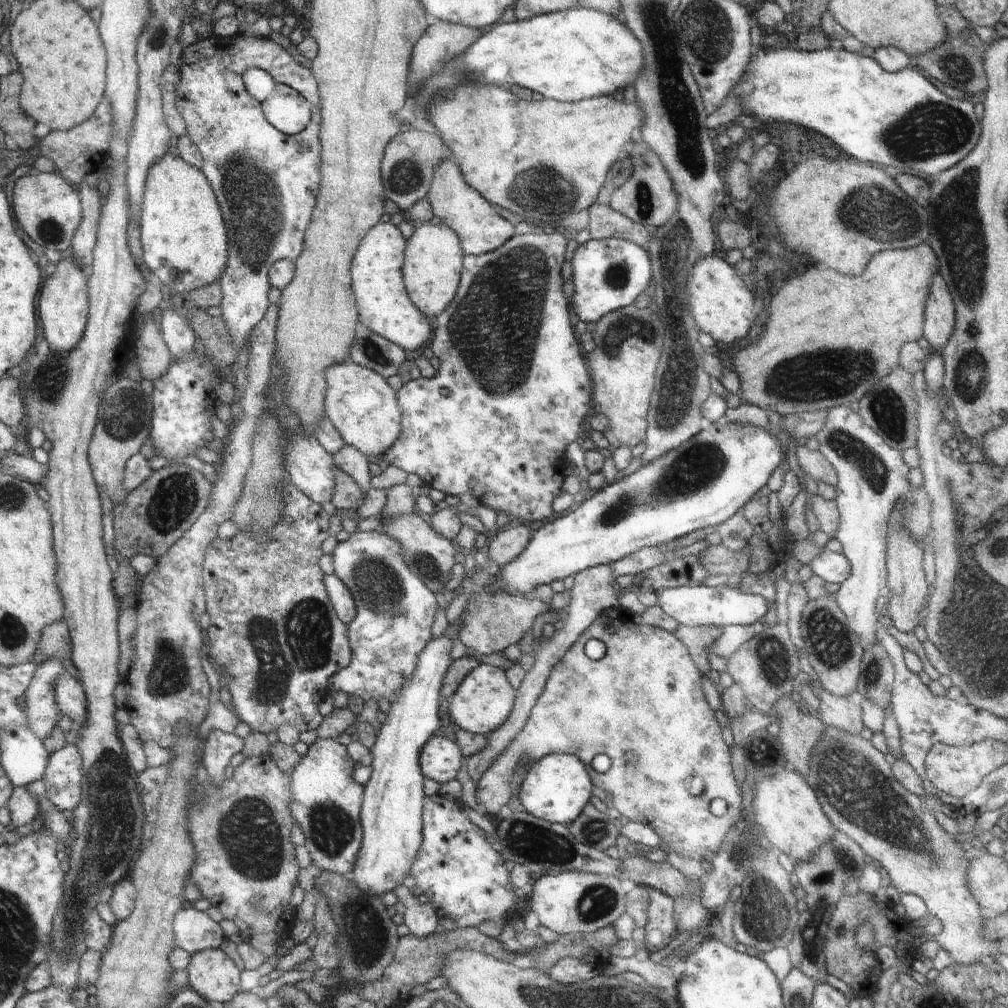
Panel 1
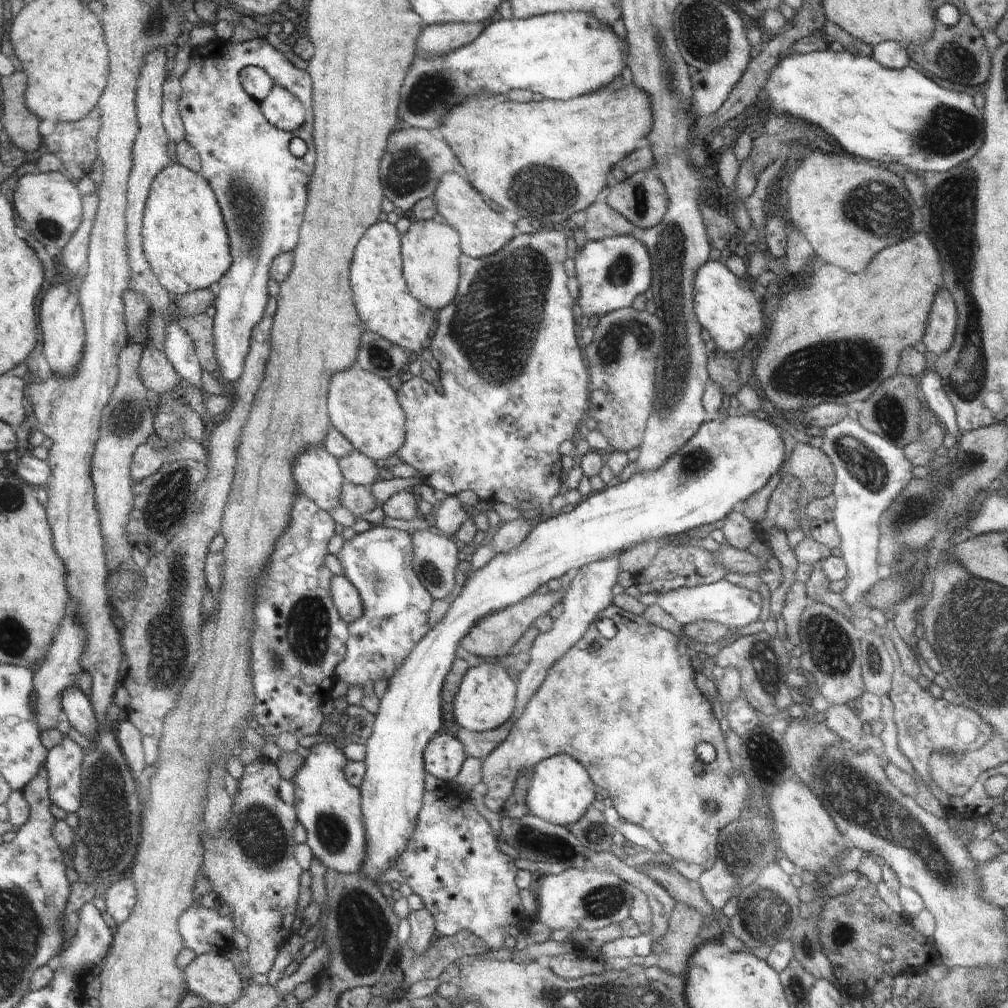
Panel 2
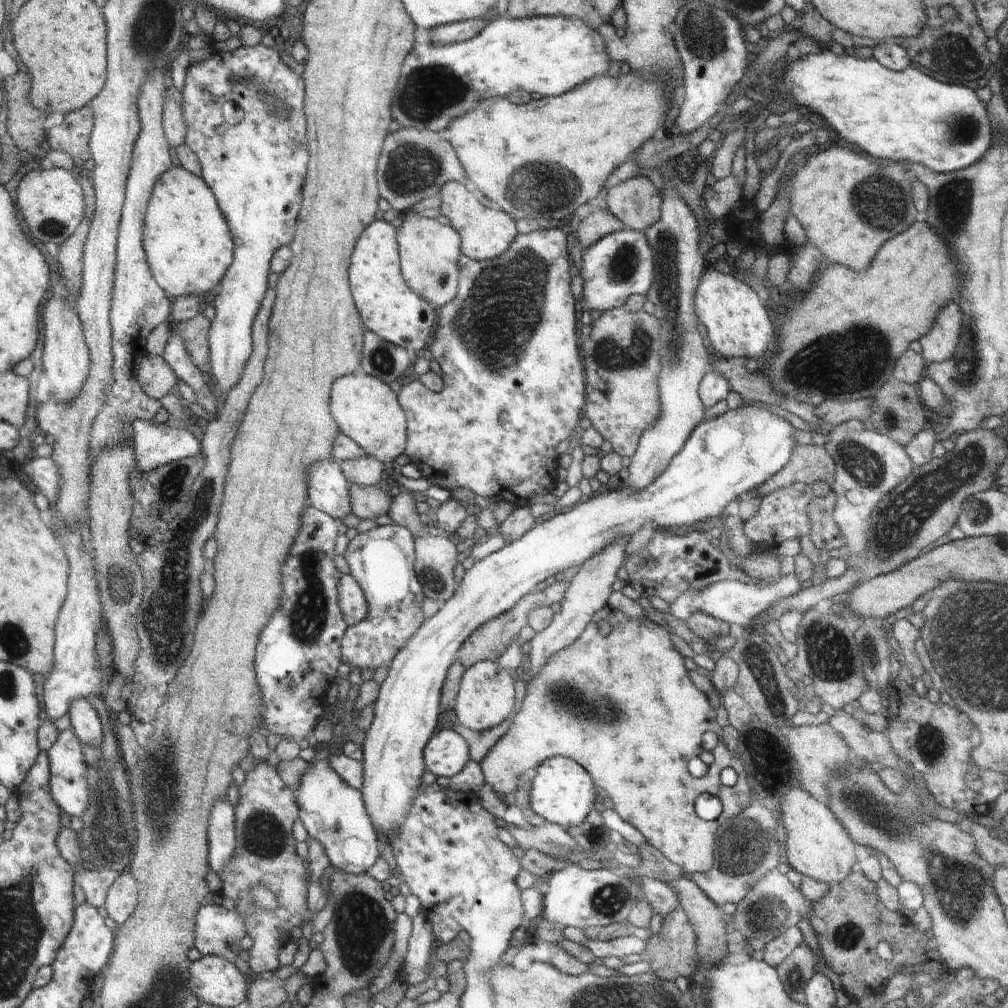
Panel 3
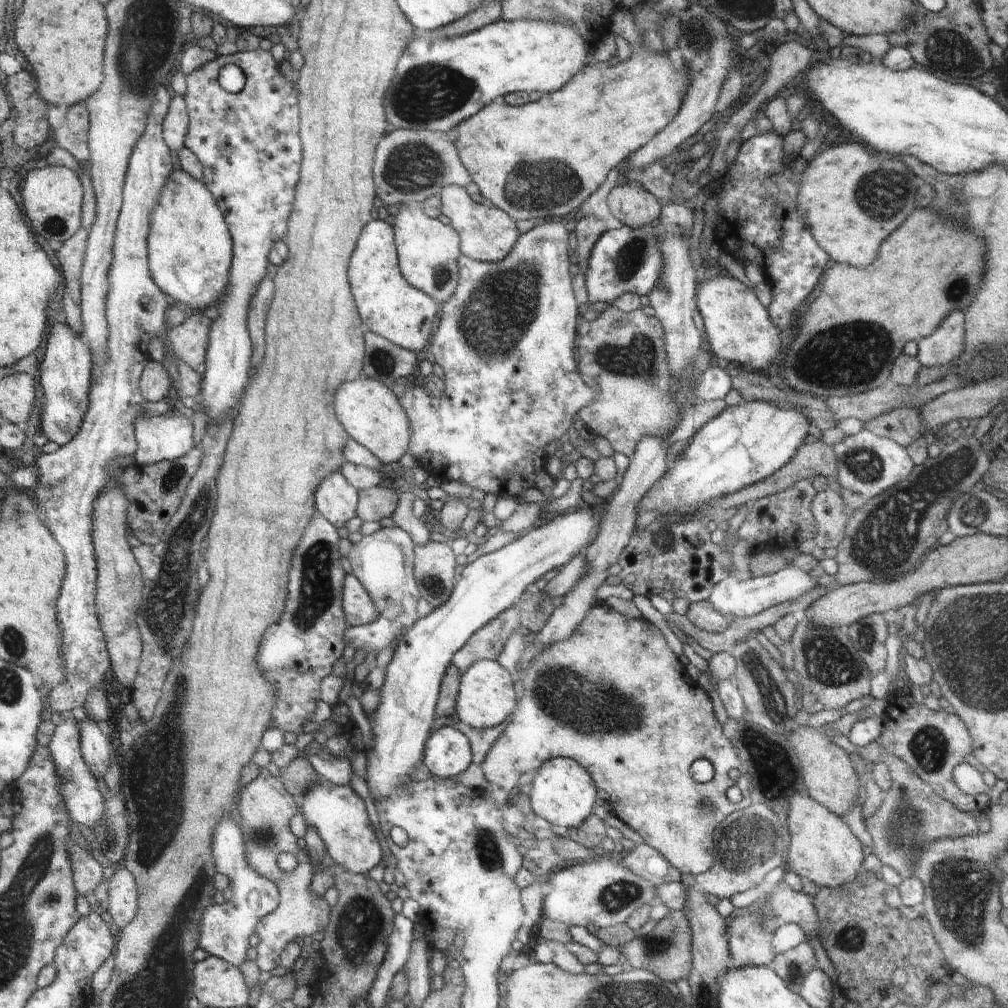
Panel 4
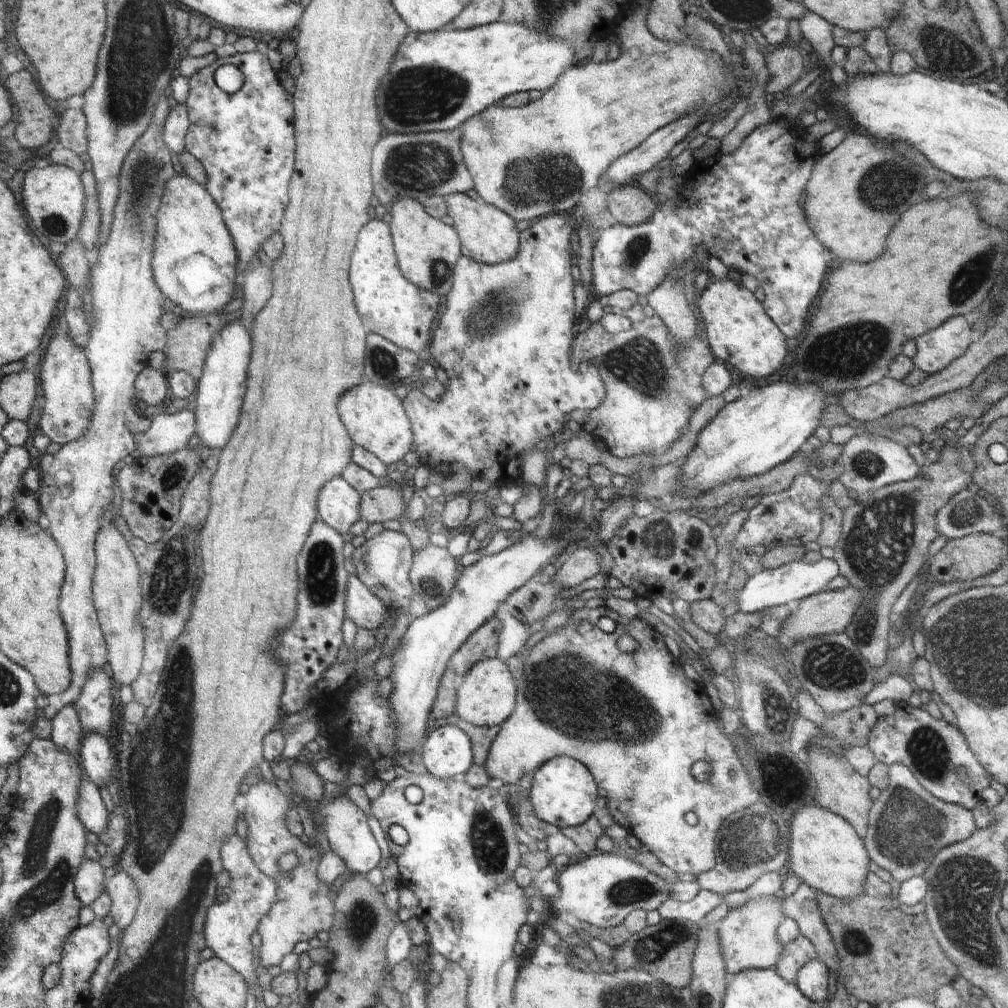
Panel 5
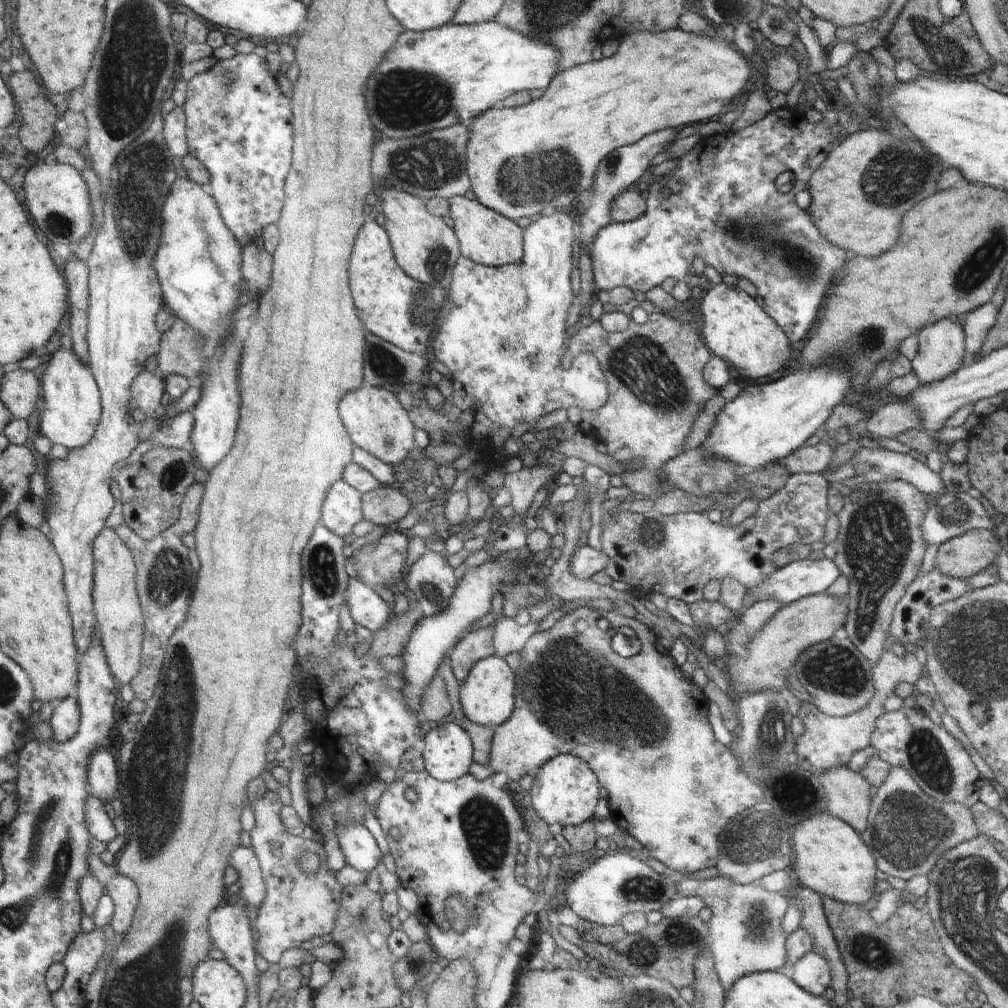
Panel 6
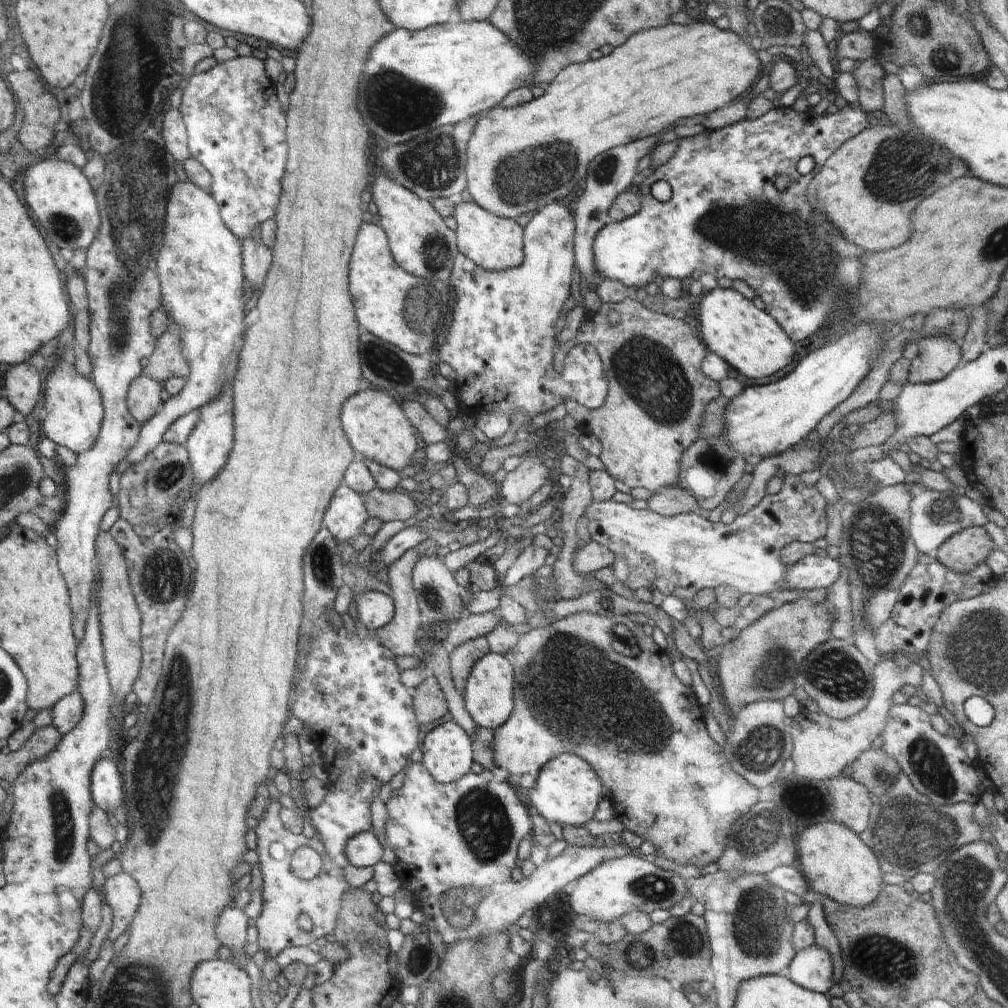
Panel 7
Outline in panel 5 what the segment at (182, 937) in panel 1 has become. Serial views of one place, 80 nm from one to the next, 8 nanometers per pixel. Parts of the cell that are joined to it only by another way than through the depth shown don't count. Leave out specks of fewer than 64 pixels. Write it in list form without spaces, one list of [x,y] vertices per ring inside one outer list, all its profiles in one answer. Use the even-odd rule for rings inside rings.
[[[230,836],[222,848],[220,848],[222,866],[228,872],[231,881],[228,885],[228,900],[224,903],[214,903],[207,908],[206,926],[203,935],[206,936],[206,946],[214,952],[215,956],[229,963],[237,970],[247,983],[256,985],[256,964],[254,963],[254,948],[252,934],[257,931],[260,919],[269,912],[277,901],[277,884],[266,876],[254,862],[248,852],[246,843],[240,840],[240,836]]]

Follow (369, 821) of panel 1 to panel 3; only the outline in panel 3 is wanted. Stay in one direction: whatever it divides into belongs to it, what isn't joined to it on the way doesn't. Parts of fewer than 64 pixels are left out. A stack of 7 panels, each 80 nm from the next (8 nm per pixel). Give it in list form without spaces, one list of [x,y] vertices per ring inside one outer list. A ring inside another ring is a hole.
[[[742,406],[740,409],[728,410],[723,415],[719,417],[714,417],[712,419],[704,420],[696,429],[693,430],[692,434],[688,437],[686,444],[682,447],[682,450],[671,458],[668,463],[666,470],[659,474],[652,483],[647,484],[641,489],[631,489],[630,487],[624,487],[623,489],[611,489],[602,490],[596,495],[590,498],[583,498],[580,503],[578,503],[572,510],[567,513],[561,513],[549,520],[540,521],[535,527],[532,527],[526,534],[523,534],[518,540],[508,543],[500,550],[493,554],[485,557],[483,560],[476,561],[471,569],[467,570],[464,574],[462,584],[459,586],[458,592],[453,594],[444,604],[443,608],[439,610],[434,616],[426,621],[426,626],[421,626],[419,632],[407,643],[407,646],[397,655],[397,658],[390,664],[388,669],[388,676],[380,685],[379,696],[374,704],[374,719],[371,723],[370,728],[365,733],[365,738],[363,744],[363,784],[361,789],[361,795],[363,796],[363,801],[372,819],[375,829],[379,830],[380,833],[384,833],[388,839],[388,835],[391,833],[398,833],[399,827],[403,824],[406,817],[409,816],[412,804],[417,800],[421,790],[418,790],[422,786],[422,776],[424,776],[424,762],[422,762],[422,752],[425,752],[424,746],[432,740],[434,730],[440,722],[440,690],[444,690],[445,681],[448,680],[449,669],[452,668],[453,662],[458,657],[458,652],[461,646],[469,636],[476,632],[478,628],[485,624],[485,622],[492,621],[493,618],[499,617],[502,613],[507,610],[513,609],[514,605],[521,600],[522,597],[528,596],[530,592],[535,591],[536,585],[540,582],[545,581],[549,576],[554,576],[558,572],[568,570],[570,566],[582,566],[586,561],[590,561],[592,558],[596,557],[597,554],[602,553],[607,547],[624,539],[626,536],[632,537],[641,527],[645,525],[652,525],[653,528],[666,529],[670,532],[684,531],[685,526],[692,526],[700,520],[707,521],[717,521],[718,518],[724,516],[724,508],[728,506],[729,502],[734,502],[734,500],[741,500],[749,496],[750,493],[756,491],[760,488],[761,484],[764,484],[771,476],[774,476],[779,470],[782,470],[788,459],[791,458],[791,452],[795,445],[794,437],[794,427],[783,419],[783,417],[778,415],[773,415],[770,410],[754,407],[754,406]]]

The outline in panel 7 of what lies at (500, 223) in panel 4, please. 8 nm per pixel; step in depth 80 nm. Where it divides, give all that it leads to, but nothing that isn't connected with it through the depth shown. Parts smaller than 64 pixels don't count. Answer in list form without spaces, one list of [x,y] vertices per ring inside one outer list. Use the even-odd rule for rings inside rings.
[[[460,202],[453,210],[457,222],[455,234],[460,253],[478,266],[489,271],[509,272],[525,262],[525,244],[522,244],[522,228],[514,219],[507,219],[492,214],[477,202]]]

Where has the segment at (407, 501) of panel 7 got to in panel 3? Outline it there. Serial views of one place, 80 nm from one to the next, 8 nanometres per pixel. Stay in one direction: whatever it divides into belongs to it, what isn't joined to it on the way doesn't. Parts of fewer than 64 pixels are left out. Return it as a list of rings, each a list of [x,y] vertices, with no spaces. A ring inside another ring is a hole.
[[[351,484],[349,495],[352,499],[351,512],[362,520],[365,518],[372,519],[378,514],[387,514],[393,499],[388,493],[382,492],[378,485],[358,486]]]

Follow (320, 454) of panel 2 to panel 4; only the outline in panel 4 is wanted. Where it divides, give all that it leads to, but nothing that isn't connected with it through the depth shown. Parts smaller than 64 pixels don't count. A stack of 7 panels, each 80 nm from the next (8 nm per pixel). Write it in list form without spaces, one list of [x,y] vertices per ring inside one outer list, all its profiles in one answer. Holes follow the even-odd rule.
[[[338,470],[318,486],[316,510],[335,527],[344,529],[346,522],[357,516],[359,500],[357,488]]]

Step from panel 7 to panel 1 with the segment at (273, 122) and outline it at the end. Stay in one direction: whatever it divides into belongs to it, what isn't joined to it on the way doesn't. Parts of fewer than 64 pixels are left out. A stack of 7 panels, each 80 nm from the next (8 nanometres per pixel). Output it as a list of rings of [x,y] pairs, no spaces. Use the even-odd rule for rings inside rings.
[[[237,32],[233,37],[221,37],[216,34],[212,34],[209,37],[201,38],[190,44],[184,49],[184,53],[180,58],[181,65],[179,66],[179,83],[176,85],[176,108],[177,111],[183,116],[184,122],[187,124],[187,133],[191,136],[194,144],[200,149],[203,165],[202,172],[210,182],[212,190],[216,192],[216,198],[218,198],[218,206],[222,210],[222,216],[224,216],[224,224],[227,230],[227,245],[228,256],[227,261],[219,276],[219,282],[221,284],[221,303],[219,304],[222,314],[221,317],[227,326],[227,333],[235,346],[237,352],[237,346],[245,345],[244,338],[257,325],[261,322],[262,317],[268,312],[269,301],[268,292],[272,287],[272,283],[269,281],[269,272],[275,262],[282,259],[294,262],[300,252],[304,250],[304,230],[308,228],[310,224],[310,218],[312,218],[312,210],[314,210],[314,202],[316,202],[316,196],[318,196],[318,190],[320,190],[320,142],[318,142],[318,134],[320,134],[320,94],[318,94],[318,86],[316,86],[316,80],[314,80],[313,72],[310,72],[309,68],[303,67],[298,64],[284,48],[282,48],[277,42],[274,42],[270,37],[255,37],[254,35],[246,35],[245,33]],[[248,69],[262,69],[266,71],[275,80],[276,83],[282,83],[288,85],[290,88],[297,90],[312,106],[312,122],[308,124],[308,128],[304,128],[304,132],[300,134],[287,135],[279,130],[276,130],[267,120],[263,113],[261,102],[258,102],[253,96],[250,96],[248,90],[246,90],[243,76]]]

